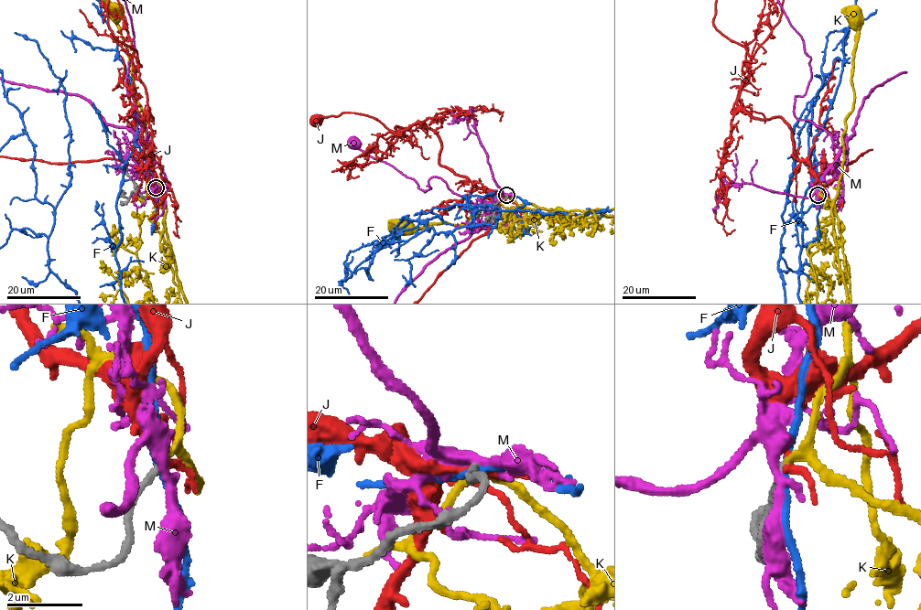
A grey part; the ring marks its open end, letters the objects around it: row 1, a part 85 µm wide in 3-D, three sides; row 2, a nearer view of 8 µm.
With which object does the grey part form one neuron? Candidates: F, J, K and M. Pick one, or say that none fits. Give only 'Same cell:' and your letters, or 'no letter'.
Same cell: K

